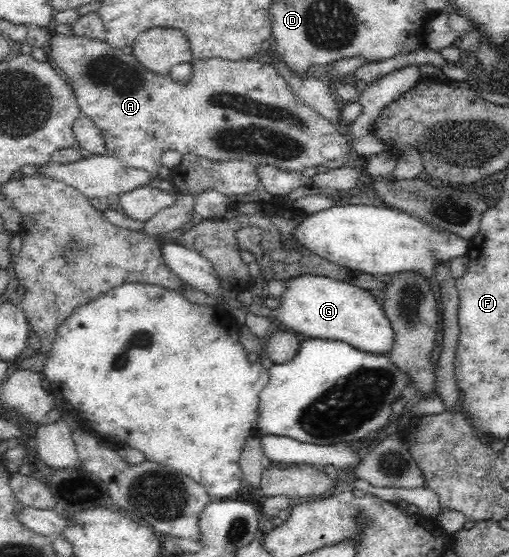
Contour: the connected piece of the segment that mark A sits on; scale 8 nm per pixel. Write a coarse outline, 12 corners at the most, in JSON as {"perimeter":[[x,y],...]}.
{"perimeter":[[51,32],[108,155],[283,171],[351,142],[271,64],[193,61],[186,85],[122,47]]}

